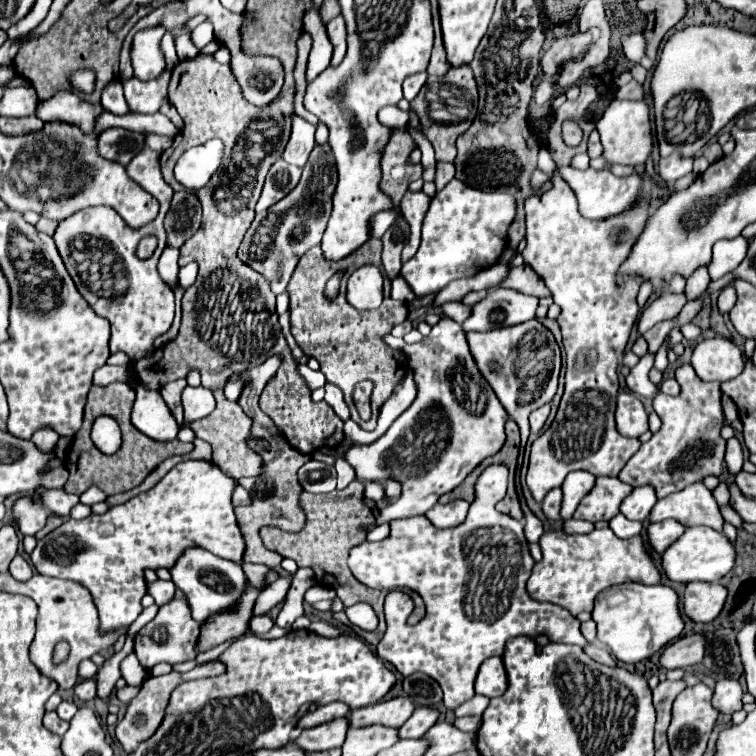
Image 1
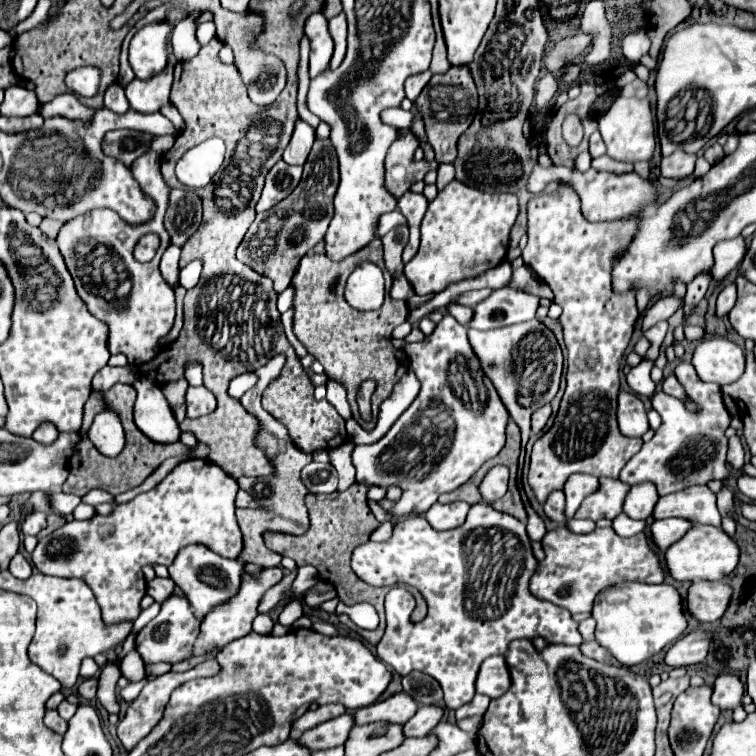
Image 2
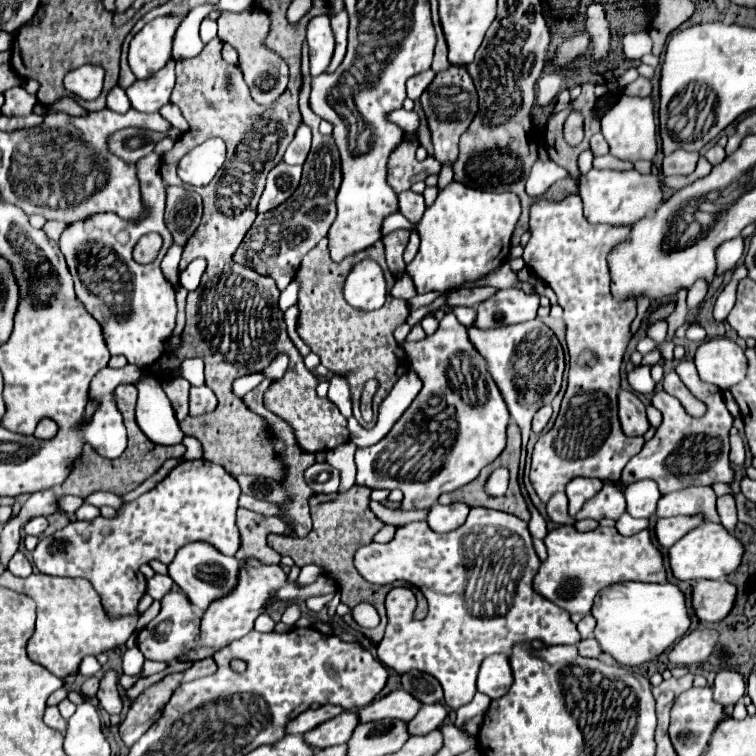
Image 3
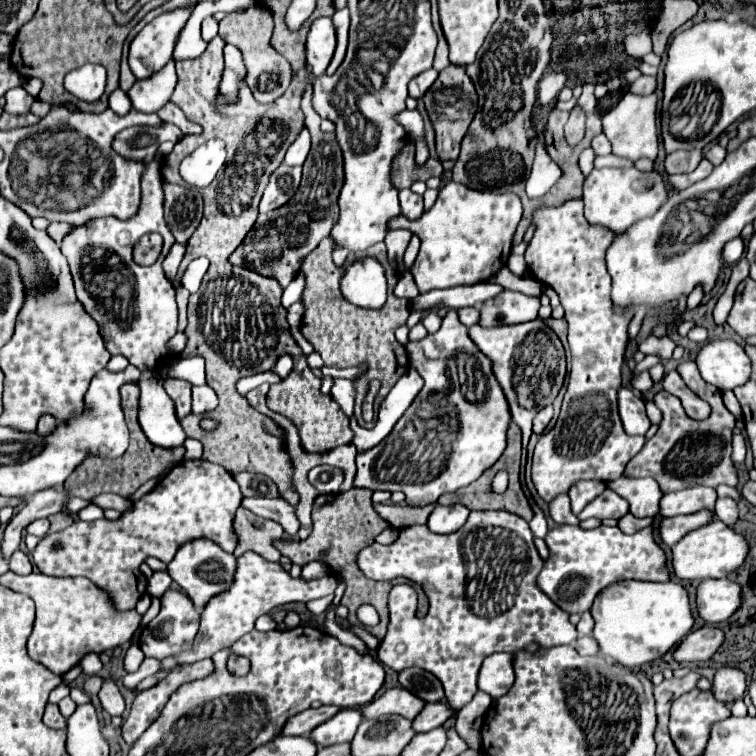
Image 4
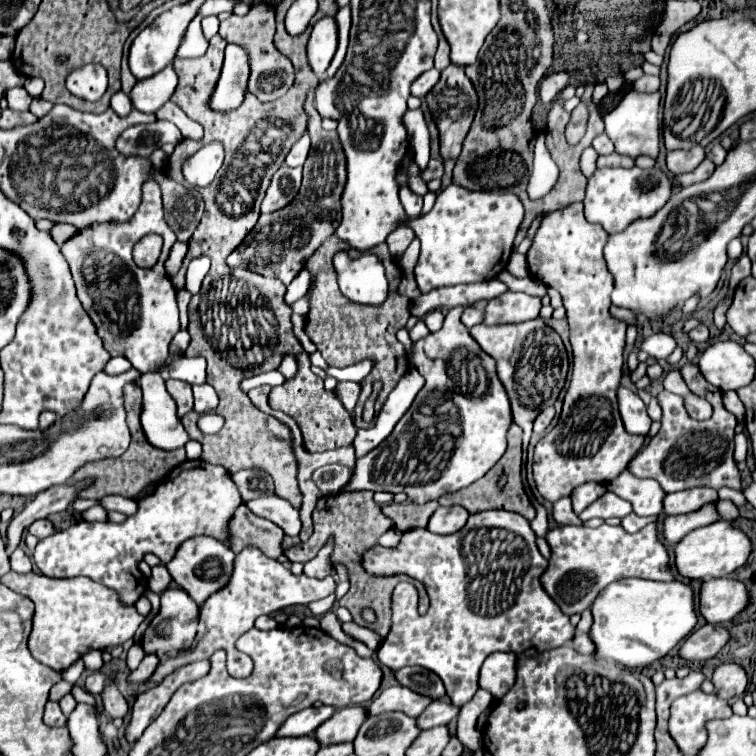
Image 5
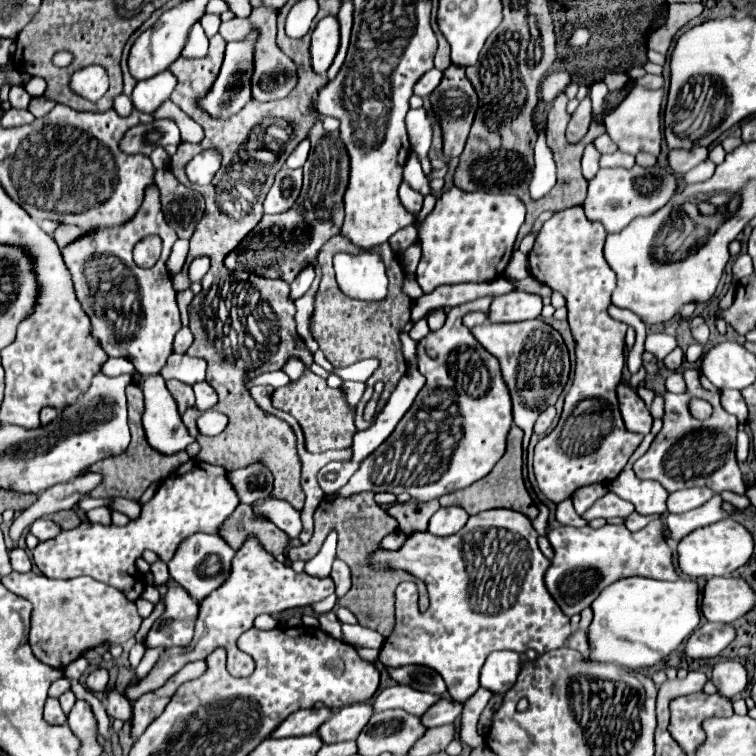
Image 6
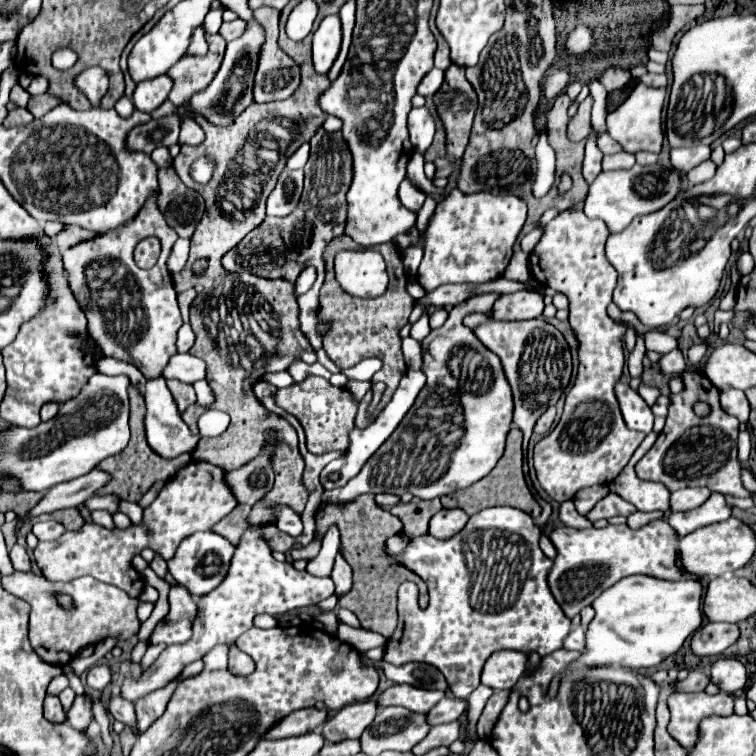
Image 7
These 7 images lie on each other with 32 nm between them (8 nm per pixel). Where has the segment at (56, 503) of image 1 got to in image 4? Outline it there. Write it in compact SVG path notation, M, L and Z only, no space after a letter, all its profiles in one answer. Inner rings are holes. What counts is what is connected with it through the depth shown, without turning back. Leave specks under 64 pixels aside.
M68 496L66 498L66 502L64 502L64 508L70 512L70 516L74 518L76 516L76 512L80 510L80 508L84 508L84 506L88 506L90 502L88 500L82 500L82 498L76 498L76 496Z

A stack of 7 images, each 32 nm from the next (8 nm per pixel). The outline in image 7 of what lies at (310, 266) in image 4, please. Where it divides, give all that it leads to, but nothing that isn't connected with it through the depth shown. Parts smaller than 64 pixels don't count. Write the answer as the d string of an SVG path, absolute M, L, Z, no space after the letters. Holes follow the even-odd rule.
M338 236L332 242L328 242L326 250L324 250L324 264L326 264L326 278L320 290L320 298L318 298L318 330L324 336L322 338L322 348L326 350L328 358L340 366L340 368L348 368L354 366L356 362L364 360L364 358L380 358L382 360L382 370L378 370L374 374L374 378L370 382L388 382L384 396L376 408L377 416L380 410L388 404L388 400L392 398L400 378L406 372L406 362L400 350L400 330L404 328L404 324L408 324L412 306L414 306L414 298L406 292L406 272L404 272L404 264L400 258L400 252L386 242L384 250L386 254L386 264L388 264L388 272L390 272L390 292L386 292L382 298L376 300L360 300L354 296L348 296L336 282L334 278L334 254L340 250L356 250L356 244L348 238L348 236ZM308 376L302 382L296 382L288 388L280 388L274 396L276 404L286 412L290 412L292 416L296 416L298 422L302 424L312 454L324 454L328 450L346 450L350 444L348 438L350 430L354 428L354 416L356 416L355 425L359 428L367 427L374 420L373 416L367 413L370 398L372 390L368 390L366 396L356 406L356 402L352 402L352 396L344 388L334 388L330 386L328 380L316 376ZM356 410L358 410L357 415Z

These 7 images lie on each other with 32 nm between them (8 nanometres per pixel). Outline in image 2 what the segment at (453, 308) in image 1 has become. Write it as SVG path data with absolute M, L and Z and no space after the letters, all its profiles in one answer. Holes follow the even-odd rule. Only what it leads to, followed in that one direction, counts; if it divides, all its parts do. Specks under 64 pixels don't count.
M448 304L446 310L448 310L448 314L452 314L460 324L466 324L466 322L472 318L472 308L462 306L462 304Z

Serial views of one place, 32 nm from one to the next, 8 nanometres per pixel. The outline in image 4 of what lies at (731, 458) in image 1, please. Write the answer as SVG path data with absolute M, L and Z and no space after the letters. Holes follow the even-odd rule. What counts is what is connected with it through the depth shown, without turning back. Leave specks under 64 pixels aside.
M734 434L732 436L732 462L734 464L742 464L746 456L746 442L742 434Z

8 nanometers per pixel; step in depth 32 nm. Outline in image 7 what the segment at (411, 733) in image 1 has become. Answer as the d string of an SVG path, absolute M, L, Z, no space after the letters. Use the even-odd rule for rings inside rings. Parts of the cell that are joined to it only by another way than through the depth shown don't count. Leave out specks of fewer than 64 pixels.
M446 696L442 698L436 708L432 708L428 714L426 714L426 722L430 726L438 726L438 724L448 724L448 722L454 722L458 720L466 710L466 700L456 700L452 696Z

